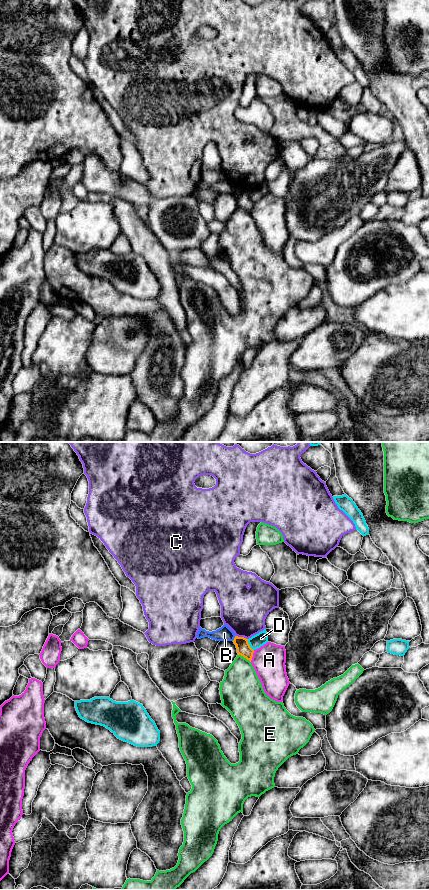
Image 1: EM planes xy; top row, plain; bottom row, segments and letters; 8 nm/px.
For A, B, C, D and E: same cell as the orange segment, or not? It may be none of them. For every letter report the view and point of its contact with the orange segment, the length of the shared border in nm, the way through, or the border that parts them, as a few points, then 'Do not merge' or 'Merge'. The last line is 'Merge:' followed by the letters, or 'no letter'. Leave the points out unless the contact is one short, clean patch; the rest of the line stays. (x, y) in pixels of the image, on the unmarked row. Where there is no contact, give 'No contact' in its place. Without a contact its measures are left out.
A: Touches orange at xy (252, 208). Shared border 100 nm. Do not merge
B: Touches orange at xy (234, 190). Shared border 50 nm. Boundary: xy (235, 188), (232, 192). Do not merge
C: Touches orange at xy (241, 189). Shared border 110 nm. Do not merge
D: Touches orange at xy (249, 197). Shared border 110 nm. Do not merge
E: Touches orange at xy (244, 209). Shared border 120 nm. Do not merge
Merge: no letter

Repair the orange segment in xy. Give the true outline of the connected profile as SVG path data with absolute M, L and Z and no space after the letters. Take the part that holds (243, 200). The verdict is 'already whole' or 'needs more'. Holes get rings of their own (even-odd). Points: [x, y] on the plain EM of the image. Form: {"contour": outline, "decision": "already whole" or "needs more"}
{"contour": "M235 188L233 194L236 197L238 207L243 208L251 214L254 202L250 199L248 191Z", "decision": "already whole"}

